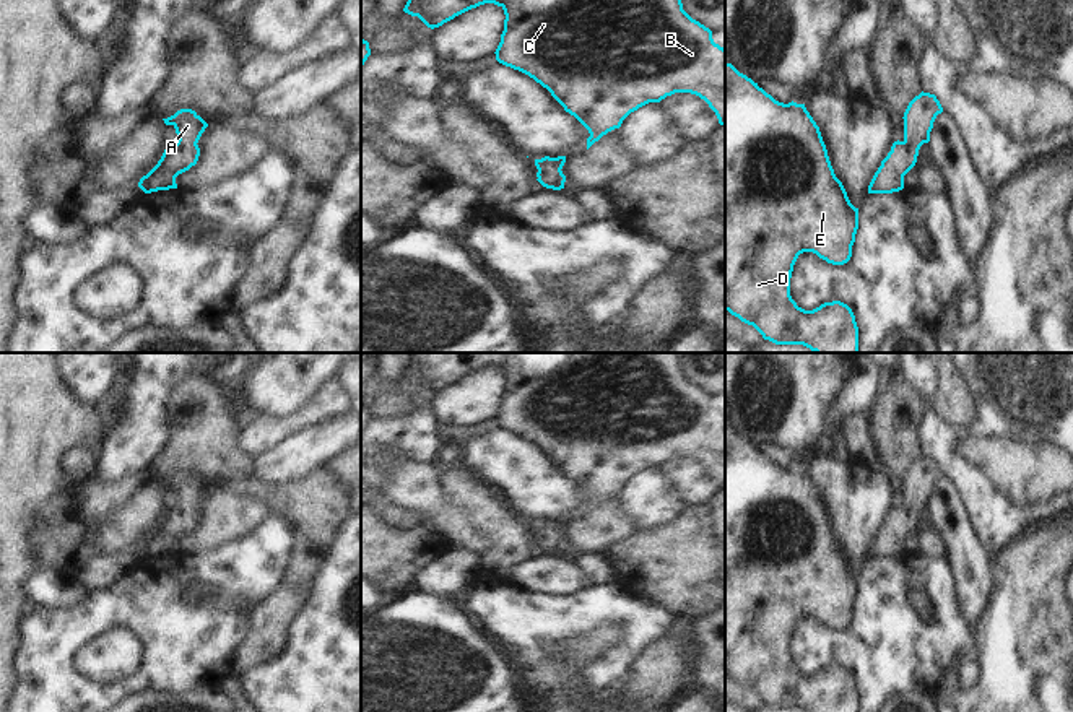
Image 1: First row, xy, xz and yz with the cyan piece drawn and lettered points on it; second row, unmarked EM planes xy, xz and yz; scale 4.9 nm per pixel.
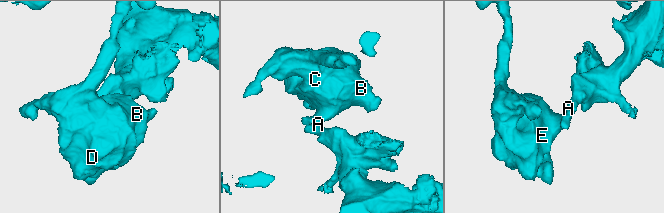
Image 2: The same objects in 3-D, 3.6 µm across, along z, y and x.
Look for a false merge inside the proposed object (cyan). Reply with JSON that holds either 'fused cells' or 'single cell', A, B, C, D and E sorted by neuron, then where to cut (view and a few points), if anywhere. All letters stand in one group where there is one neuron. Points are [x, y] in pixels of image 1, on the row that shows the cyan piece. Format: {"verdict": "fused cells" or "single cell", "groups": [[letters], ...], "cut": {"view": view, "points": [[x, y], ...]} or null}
{"verdict": "single cell", "groups": [["A", "B", "C", "D", "E"]], "cut": null}

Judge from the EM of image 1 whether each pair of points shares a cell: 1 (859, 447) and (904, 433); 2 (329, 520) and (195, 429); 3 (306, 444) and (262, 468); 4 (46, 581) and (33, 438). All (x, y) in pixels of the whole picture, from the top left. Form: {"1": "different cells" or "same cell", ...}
{"1": "different cells", "2": "same cell", "3": "same cell", "4": "different cells"}

